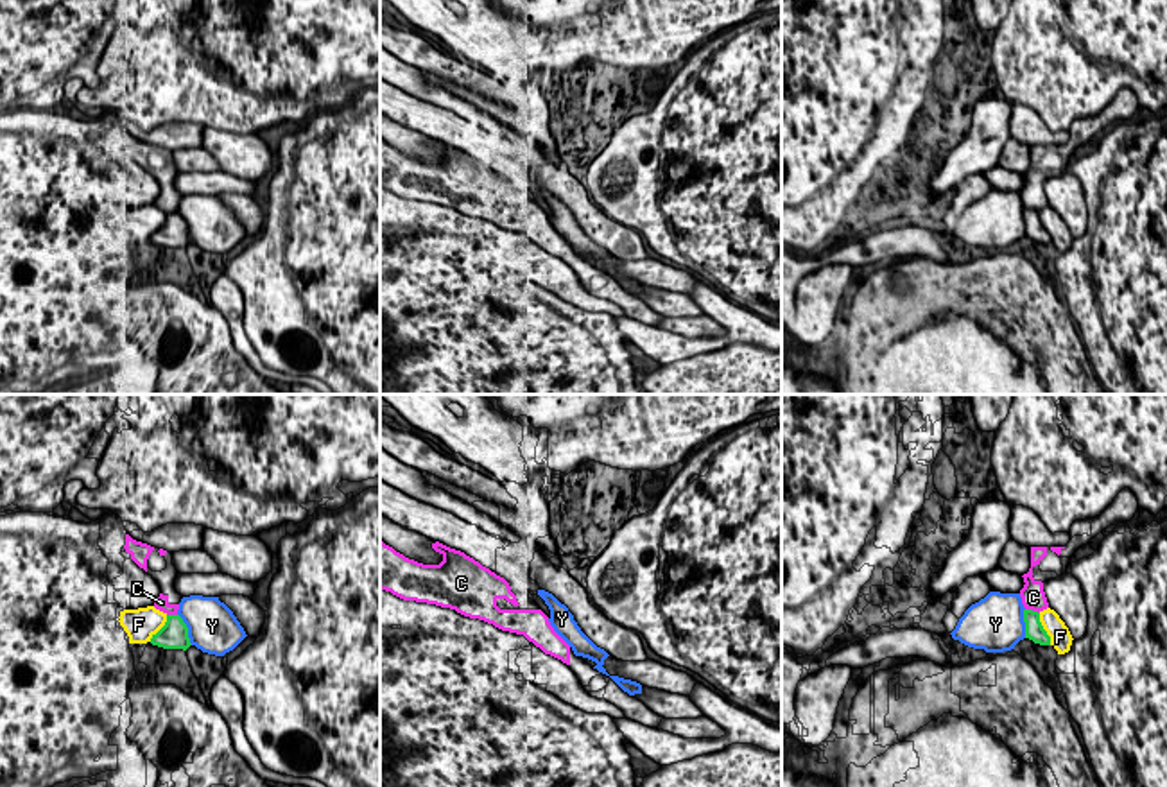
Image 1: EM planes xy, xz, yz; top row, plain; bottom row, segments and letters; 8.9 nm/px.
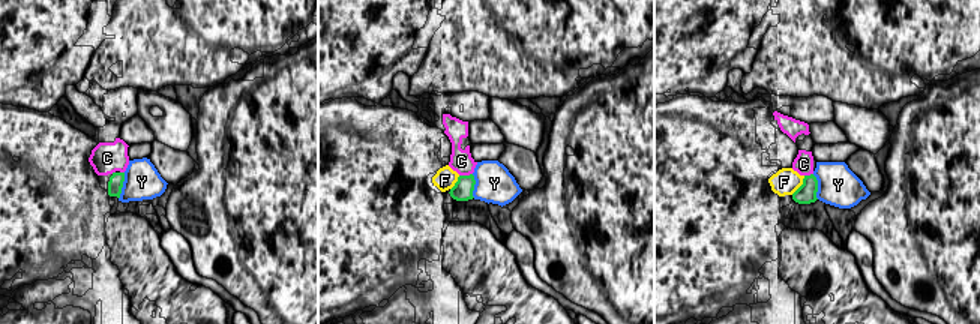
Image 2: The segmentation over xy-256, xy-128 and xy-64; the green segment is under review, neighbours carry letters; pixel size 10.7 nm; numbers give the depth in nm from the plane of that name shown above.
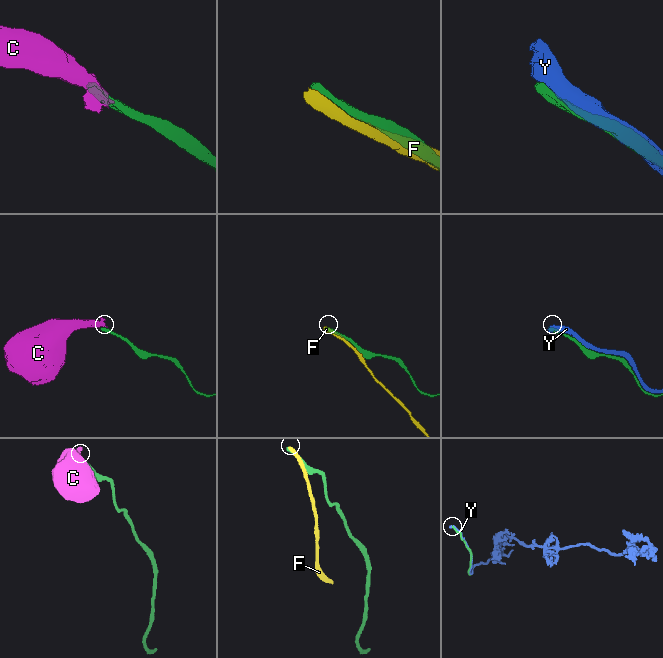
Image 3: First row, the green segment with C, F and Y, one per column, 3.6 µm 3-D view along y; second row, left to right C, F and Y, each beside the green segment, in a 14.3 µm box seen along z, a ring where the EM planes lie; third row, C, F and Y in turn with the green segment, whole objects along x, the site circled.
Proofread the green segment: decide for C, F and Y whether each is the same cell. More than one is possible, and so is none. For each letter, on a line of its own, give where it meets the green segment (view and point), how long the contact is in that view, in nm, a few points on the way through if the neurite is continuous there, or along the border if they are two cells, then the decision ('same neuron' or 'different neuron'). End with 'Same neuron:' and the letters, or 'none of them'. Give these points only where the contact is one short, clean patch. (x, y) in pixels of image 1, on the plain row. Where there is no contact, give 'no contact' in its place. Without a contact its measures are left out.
C: contact yz (1031, 208); length 140 nm; border yz (1026, 207), (1038, 212); different neuron
F: contact yz (1044, 228); length 320 nm; different neuron
Y: contact xy (187, 228); length 320 nm; different neuron
Same neuron: none of them

